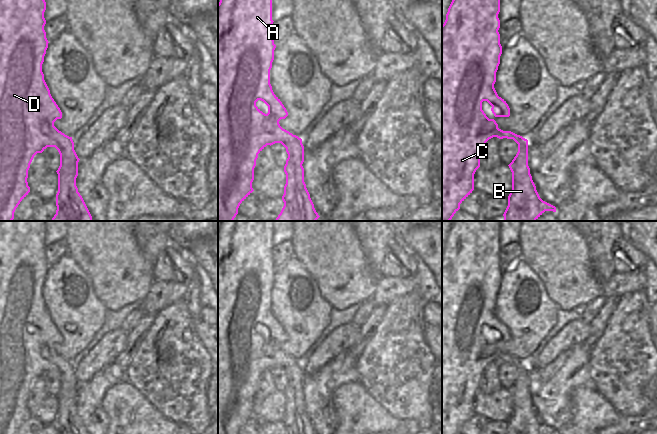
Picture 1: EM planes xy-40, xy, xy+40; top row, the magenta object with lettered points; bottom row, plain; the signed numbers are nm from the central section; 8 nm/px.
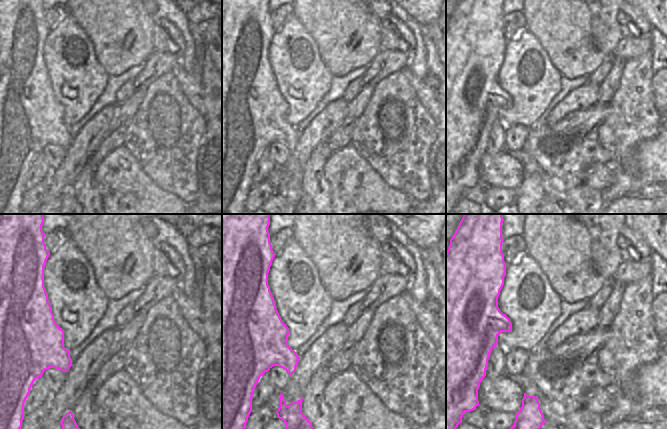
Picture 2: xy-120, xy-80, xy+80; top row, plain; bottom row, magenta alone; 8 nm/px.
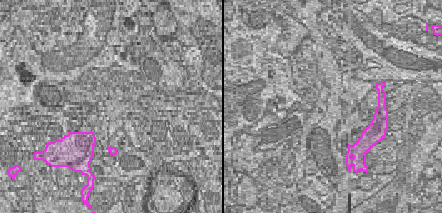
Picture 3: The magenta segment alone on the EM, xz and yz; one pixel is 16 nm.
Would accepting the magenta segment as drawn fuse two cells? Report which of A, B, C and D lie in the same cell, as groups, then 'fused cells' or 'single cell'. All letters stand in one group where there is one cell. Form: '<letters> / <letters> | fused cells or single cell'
A B C D | single cell

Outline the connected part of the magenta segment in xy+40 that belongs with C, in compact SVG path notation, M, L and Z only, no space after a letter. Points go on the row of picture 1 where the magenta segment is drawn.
M452 0L442 25L442 221L450 221L460 209L460 204L474 190L474 174L480 167L482 150L493 137L513 139L518 144L518 152L508 165L512 172L512 190L503 214L504 221L536 221L545 211L556 212L555 206L540 198L532 180L528 166L528 140L511 131L499 129L496 121L489 119L482 110L482 102L487 101L495 117L510 116L508 104L498 96L494 88L502 54L498 32L499 12L500 0Z

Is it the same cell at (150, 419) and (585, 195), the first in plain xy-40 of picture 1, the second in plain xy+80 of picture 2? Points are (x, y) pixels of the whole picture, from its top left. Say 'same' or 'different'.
different

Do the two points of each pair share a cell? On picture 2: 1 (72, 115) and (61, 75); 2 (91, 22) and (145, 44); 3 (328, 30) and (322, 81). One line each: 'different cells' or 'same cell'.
1: same cell
2: same cell
3: different cells

